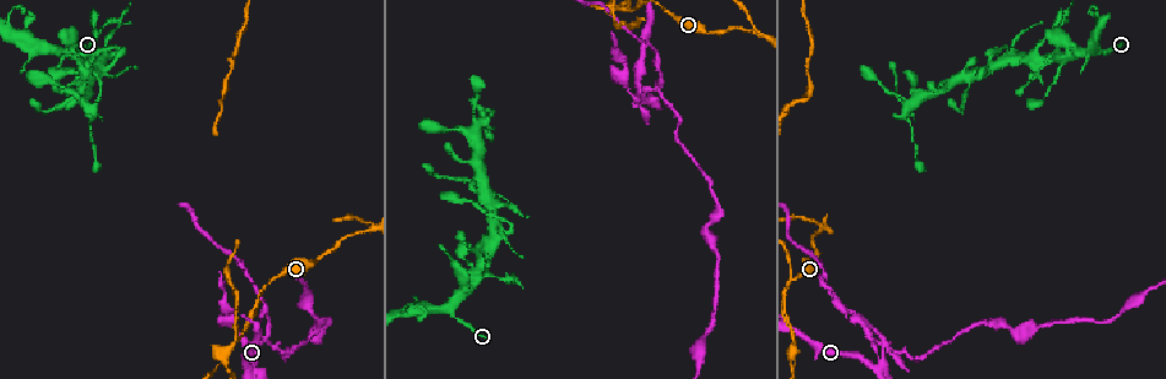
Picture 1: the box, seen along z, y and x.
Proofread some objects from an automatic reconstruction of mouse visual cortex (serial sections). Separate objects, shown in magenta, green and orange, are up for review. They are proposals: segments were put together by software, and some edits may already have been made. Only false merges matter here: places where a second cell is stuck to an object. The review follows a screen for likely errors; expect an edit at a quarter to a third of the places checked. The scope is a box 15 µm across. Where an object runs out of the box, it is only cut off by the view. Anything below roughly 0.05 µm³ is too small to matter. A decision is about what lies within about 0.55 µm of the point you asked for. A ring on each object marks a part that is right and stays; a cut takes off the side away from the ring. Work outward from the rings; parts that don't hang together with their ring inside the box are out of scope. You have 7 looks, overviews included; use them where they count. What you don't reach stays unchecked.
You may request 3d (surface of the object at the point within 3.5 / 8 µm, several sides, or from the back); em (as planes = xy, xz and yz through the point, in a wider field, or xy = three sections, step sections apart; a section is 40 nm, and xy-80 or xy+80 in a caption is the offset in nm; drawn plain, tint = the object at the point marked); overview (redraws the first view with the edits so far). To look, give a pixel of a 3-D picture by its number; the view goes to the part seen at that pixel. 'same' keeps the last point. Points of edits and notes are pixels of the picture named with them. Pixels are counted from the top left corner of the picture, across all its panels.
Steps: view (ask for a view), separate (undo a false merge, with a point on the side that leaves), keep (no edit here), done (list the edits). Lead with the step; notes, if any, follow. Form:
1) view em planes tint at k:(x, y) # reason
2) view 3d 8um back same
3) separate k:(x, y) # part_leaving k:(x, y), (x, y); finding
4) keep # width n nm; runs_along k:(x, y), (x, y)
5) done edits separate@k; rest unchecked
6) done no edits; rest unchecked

view 3d 3.5um at 1:(477, 275) # sudden change in width

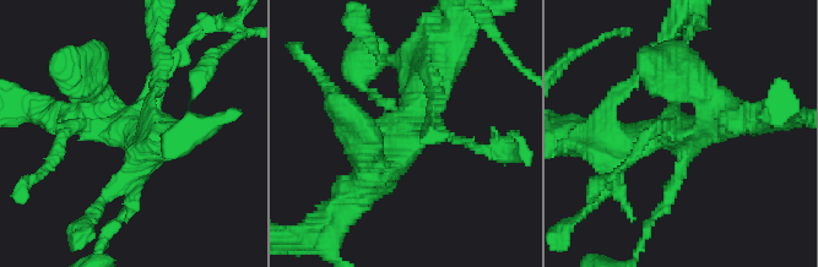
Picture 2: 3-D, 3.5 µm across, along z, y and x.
view em xy step 1 tint at 2:(409, 138)

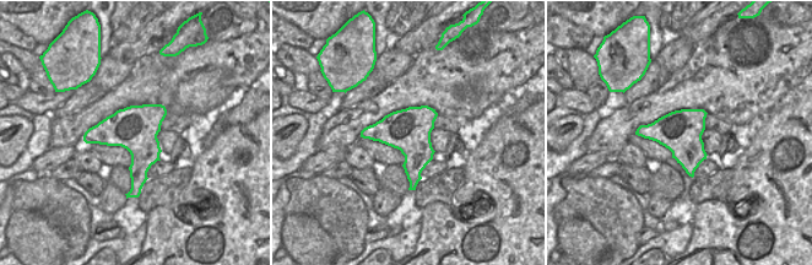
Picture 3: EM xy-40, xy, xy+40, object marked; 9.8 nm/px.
keep # width 440 nm; runs_along 2:(363, 196), (412, 134), (431, 61); continuous, no second cell

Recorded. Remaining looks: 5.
view 3d 3.5um at 1:(477, 185) # thick turns thin

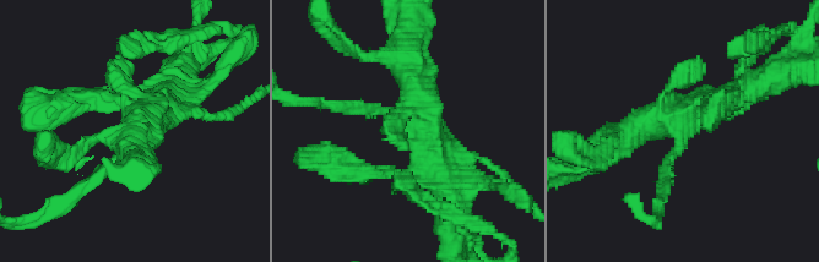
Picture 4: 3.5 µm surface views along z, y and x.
view em xy step 3 tint at 4:(680, 141)

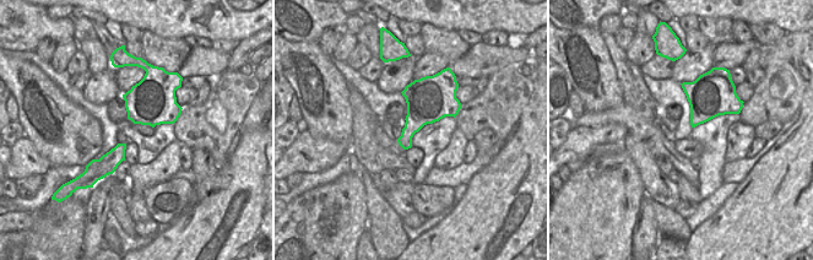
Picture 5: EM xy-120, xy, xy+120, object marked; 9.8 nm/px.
keep # continuous, no second cell

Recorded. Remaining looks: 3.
view em xy step 1 tint at 1:(93, 119) # calibre changes

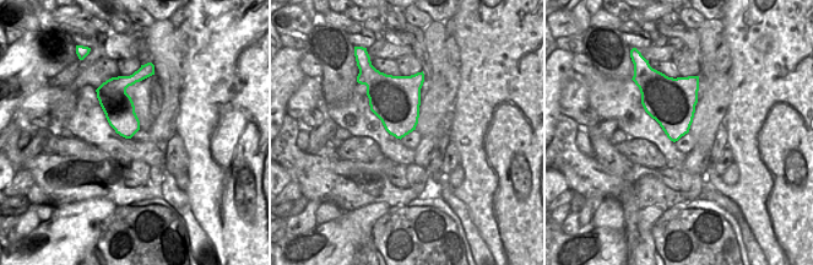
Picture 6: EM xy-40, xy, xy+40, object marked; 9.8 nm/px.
view 3d 3.5um same # wider look

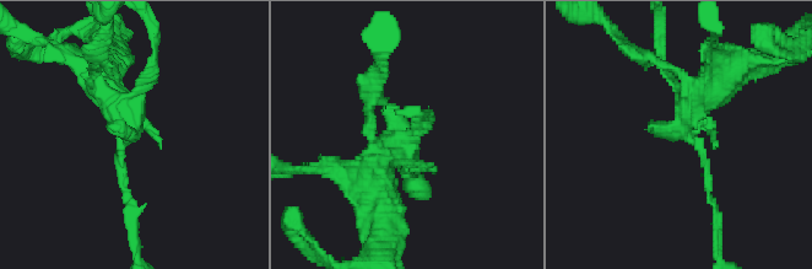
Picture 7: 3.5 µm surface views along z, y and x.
keep # runs_along 7:(102, 82), (131, 128), (120, 146), (131, 210); one cell here

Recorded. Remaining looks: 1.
done no edits; rest unchecked

